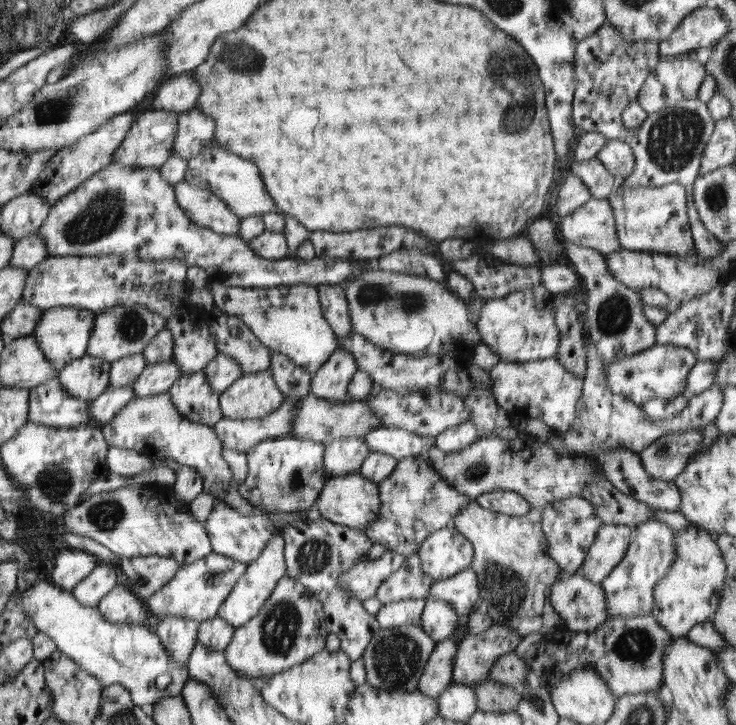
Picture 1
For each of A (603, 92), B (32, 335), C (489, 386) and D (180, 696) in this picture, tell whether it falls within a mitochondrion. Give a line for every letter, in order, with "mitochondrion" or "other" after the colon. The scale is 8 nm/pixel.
A: other
B: other
C: other
D: other

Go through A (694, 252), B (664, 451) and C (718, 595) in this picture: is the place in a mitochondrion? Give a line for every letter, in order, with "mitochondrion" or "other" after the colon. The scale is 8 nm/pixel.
A: other
B: mitochondrion
C: other

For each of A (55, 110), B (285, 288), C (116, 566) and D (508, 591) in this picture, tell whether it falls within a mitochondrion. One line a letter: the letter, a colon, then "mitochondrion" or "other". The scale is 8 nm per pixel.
A: mitochondrion
B: other
C: other
D: mitochondrion

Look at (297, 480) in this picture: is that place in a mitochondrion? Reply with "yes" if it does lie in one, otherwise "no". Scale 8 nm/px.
yes

